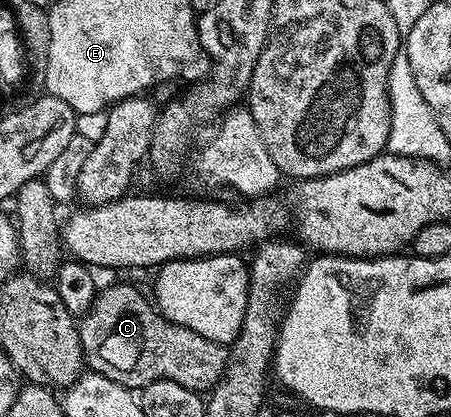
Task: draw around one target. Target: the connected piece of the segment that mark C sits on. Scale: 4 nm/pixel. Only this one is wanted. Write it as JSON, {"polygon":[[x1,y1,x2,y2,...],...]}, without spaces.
{"polygon":[[131,284,100,287,95,301,86,313,78,317,77,323,84,365,90,371,117,382,122,388,142,390,158,380,172,380,191,392,207,394,218,384,227,370,228,345,201,338,201,334,195,334,185,326,169,322,159,313,154,303,148,297,146,300]]}

